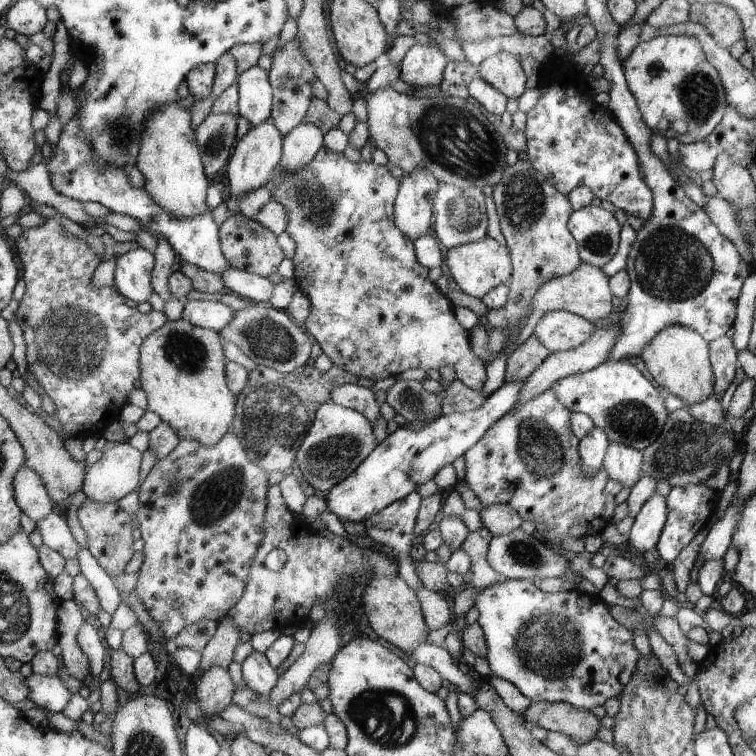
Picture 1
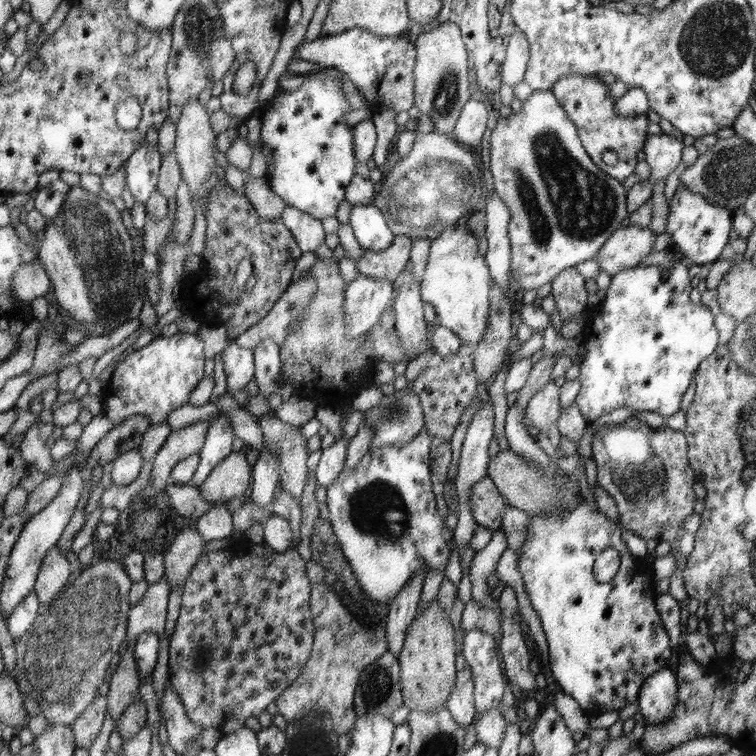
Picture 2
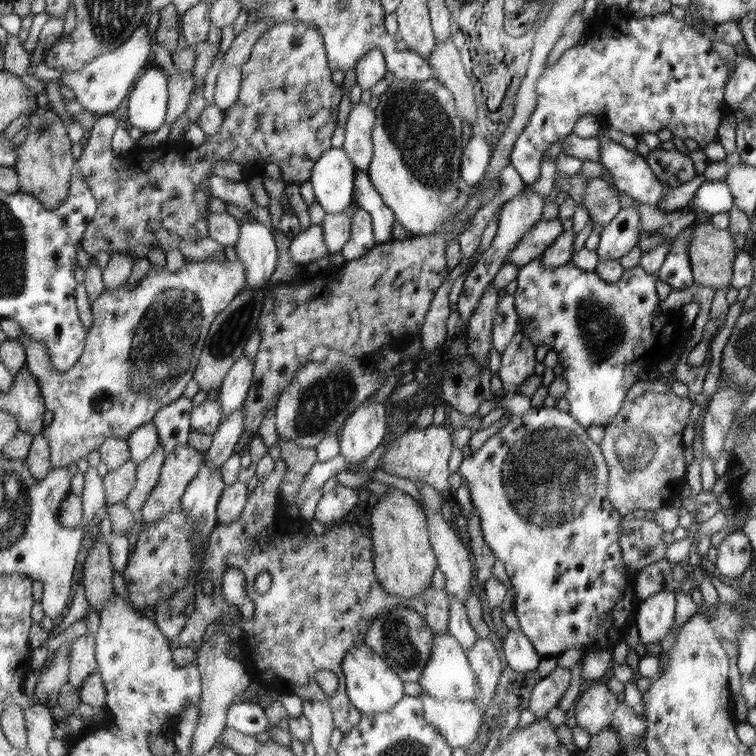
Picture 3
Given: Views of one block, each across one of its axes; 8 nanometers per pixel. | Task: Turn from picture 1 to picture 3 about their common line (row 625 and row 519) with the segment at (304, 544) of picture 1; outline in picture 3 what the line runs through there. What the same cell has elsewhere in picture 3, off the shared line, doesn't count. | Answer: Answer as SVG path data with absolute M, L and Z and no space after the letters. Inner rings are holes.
M284 459L275 460L272 473L267 478L259 480L256 489L249 493L240 517L232 523L218 524L210 533L207 538L207 550L203 556L203 566L196 582L194 612L191 613L183 632L174 639L168 639L168 642L174 650L194 650L202 642L208 624L218 621L224 614L232 616L234 624L242 630L240 642L246 654L244 667L247 668L253 682L280 695L296 694L304 701L328 701L334 715L334 728L339 728L344 734L355 728L363 716L360 709L348 698L341 669L342 659L346 652L352 649L352 645L364 641L372 622L395 605L396 601L376 577L374 555L370 546L370 530L358 524L342 526L342 523L338 523L328 527L324 534L314 533L305 519L284 505L286 499L280 494L280 484L288 472ZM230 567L236 567L246 575L246 593L254 601L255 613L252 618L244 618L240 610L232 606L222 594L222 575ZM262 570L270 573L272 582L266 593L259 594L254 587L254 580ZM320 670L330 670L338 677L339 686L333 696L328 696L318 686L314 674Z

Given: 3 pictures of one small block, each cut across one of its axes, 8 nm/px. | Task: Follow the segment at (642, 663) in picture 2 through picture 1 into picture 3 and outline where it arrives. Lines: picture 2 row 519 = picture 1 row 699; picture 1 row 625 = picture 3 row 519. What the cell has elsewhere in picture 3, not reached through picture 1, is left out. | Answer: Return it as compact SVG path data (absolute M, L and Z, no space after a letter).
M540 407L528 410L524 416L514 417L499 432L490 436L478 448L476 453L471 453L462 459L459 469L462 480L466 482L470 490L473 506L478 510L480 526L484 541L494 553L498 560L505 564L507 575L514 587L513 610L524 631L524 635L530 639L538 654L562 654L570 646L581 644L584 652L594 652L612 648L626 634L626 626L630 622L630 614L634 608L634 590L632 582L626 576L626 566L622 560L622 552L618 546L618 532L620 532L620 514L612 508L613 503L609 500L610 486L610 465L604 458L602 448L599 444L592 442L587 433L587 427L576 420L572 415L558 408Z

